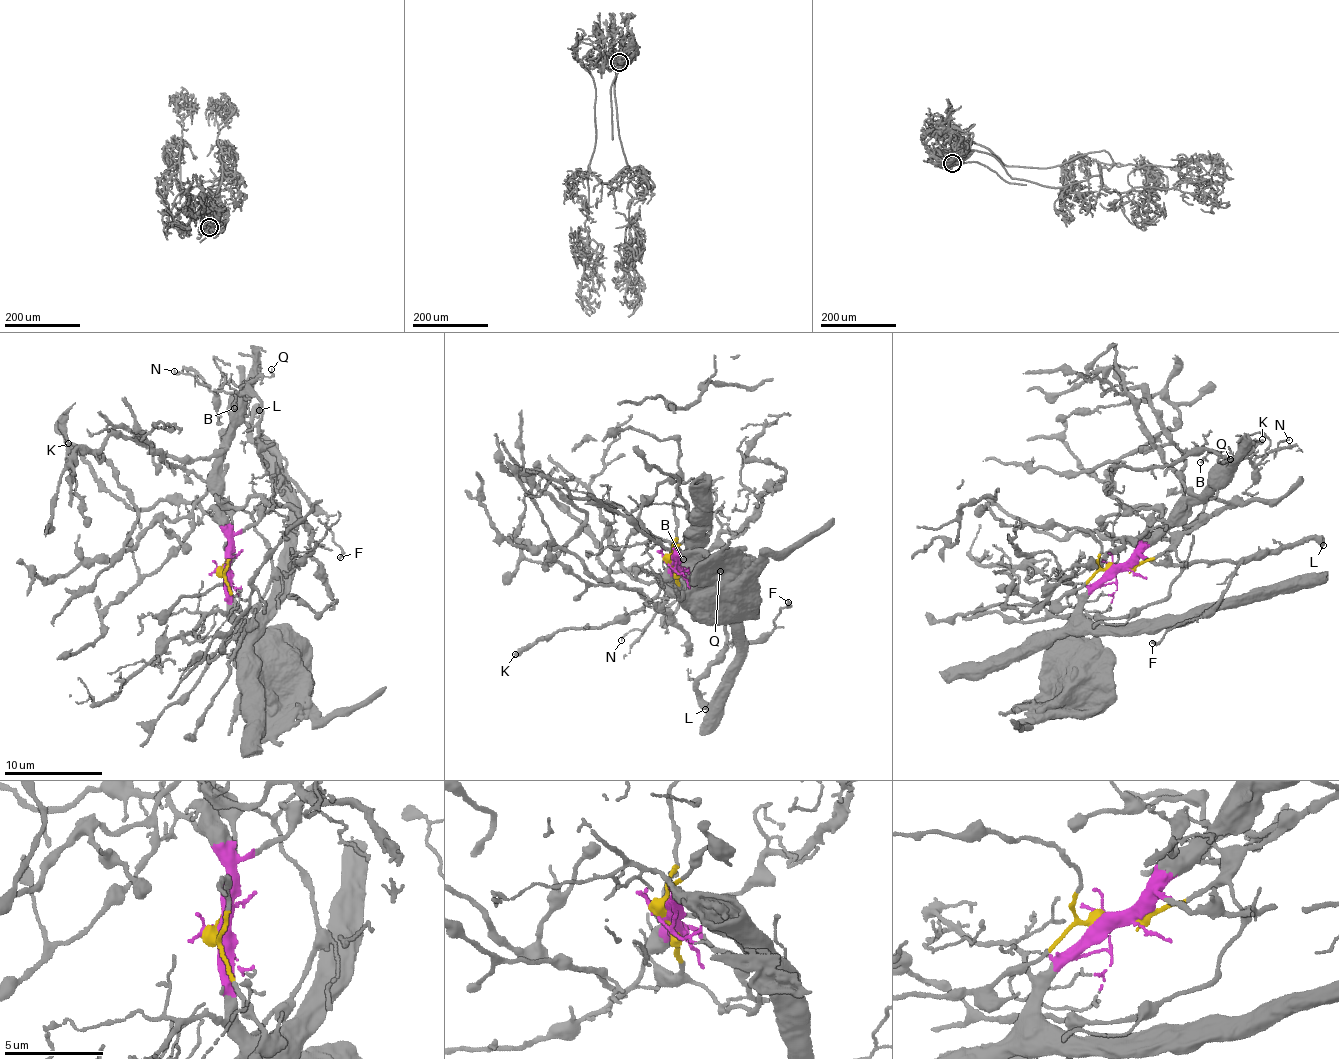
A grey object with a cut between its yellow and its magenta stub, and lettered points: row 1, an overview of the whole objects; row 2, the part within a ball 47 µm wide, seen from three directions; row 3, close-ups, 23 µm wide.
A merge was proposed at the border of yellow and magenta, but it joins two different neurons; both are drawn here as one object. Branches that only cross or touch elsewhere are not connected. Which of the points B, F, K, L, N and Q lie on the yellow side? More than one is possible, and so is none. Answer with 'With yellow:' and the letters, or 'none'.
With yellow: none

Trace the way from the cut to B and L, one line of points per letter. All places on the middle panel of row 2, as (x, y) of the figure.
B: (673, 564), (676, 573), (669, 582), (679, 583), (682, 578), (697, 583), (704, 567), (682, 559)
L: (673, 564), (705, 582), (713, 604), (728, 610), (725, 653), (698, 677), (696, 695), (706, 709)

